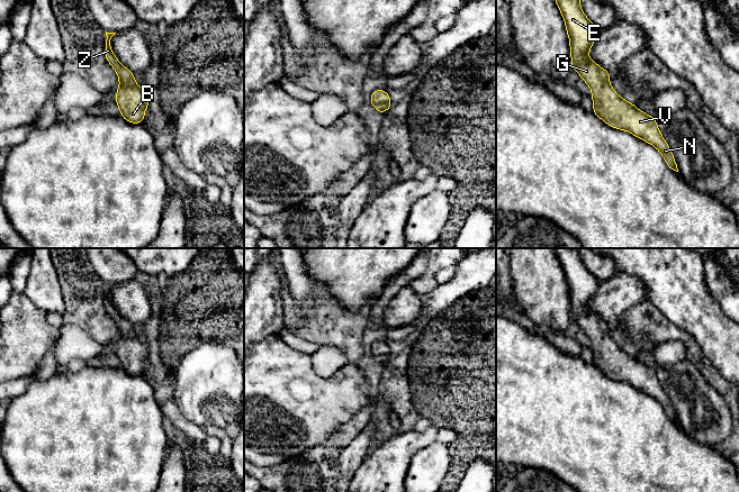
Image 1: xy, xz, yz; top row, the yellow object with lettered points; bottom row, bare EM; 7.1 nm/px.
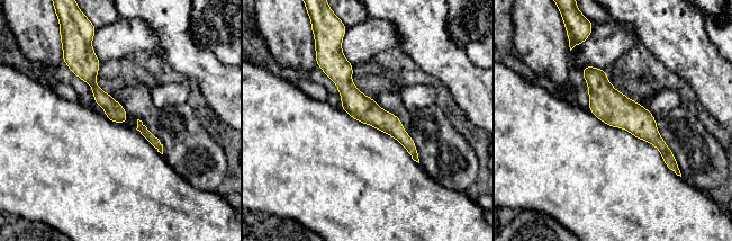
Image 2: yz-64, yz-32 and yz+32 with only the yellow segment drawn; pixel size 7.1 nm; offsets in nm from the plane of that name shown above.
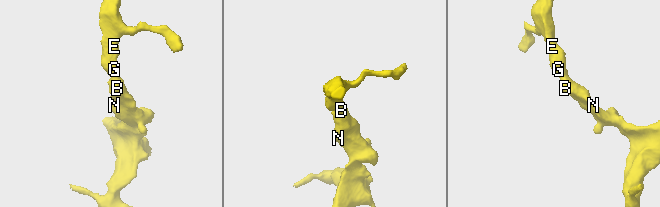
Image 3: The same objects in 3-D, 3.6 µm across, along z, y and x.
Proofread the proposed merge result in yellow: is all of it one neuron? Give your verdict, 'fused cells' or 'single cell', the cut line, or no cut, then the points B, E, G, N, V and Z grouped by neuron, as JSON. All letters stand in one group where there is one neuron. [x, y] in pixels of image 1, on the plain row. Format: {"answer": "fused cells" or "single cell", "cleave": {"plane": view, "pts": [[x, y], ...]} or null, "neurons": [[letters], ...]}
{"answer": "single cell", "cleave": null, "neurons": [["B", "E", "G", "N", "V", "Z"]]}

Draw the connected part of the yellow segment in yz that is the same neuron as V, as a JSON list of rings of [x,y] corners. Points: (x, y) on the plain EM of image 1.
[[[555,248],[555,250],[558,259],[560,261],[561,267],[565,271],[566,283],[569,288],[571,320],[578,324],[582,331],[588,336],[593,344],[591,347],[594,354],[593,364],[610,379],[627,382],[633,388],[655,398],[661,404],[669,420],[678,423],[673,403],[661,388],[657,377],[657,372],[654,368],[640,363],[631,354],[622,350],[609,335],[610,324],[602,320],[594,312],[588,310],[588,303],[591,302],[600,282],[584,266],[579,254],[579,248]]]

